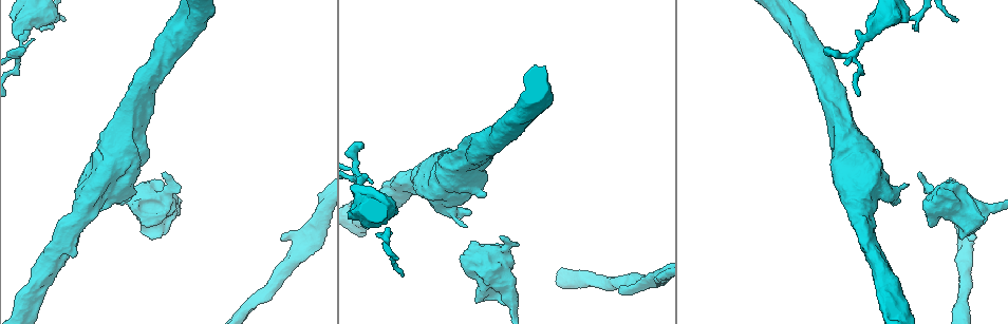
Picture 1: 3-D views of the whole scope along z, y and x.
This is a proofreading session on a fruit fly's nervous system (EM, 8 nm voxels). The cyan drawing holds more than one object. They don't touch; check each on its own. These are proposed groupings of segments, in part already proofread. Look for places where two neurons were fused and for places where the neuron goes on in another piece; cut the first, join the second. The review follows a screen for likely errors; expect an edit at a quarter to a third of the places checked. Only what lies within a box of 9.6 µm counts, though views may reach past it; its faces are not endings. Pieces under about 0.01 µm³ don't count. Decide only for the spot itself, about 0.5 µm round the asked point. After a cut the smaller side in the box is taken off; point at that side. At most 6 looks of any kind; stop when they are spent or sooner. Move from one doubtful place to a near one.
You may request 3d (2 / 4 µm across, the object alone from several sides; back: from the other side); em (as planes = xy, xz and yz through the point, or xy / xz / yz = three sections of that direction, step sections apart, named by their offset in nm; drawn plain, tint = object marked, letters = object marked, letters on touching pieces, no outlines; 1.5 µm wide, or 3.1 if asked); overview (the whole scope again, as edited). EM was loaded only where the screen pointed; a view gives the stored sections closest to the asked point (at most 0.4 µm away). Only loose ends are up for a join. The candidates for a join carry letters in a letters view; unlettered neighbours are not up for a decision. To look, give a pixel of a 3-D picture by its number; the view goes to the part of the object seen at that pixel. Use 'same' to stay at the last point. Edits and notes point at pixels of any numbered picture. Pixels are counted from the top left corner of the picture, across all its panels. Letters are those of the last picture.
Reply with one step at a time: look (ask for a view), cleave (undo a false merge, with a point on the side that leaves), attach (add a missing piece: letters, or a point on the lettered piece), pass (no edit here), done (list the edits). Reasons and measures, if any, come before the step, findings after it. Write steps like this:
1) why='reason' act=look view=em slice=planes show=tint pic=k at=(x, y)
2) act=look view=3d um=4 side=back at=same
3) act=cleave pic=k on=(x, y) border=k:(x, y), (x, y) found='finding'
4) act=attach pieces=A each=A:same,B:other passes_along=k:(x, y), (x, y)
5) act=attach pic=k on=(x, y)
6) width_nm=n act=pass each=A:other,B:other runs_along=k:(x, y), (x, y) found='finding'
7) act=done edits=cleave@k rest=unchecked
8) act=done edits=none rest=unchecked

why='free end' act=look view=em slice=planes show=letters pic=1 at=(282, 240)

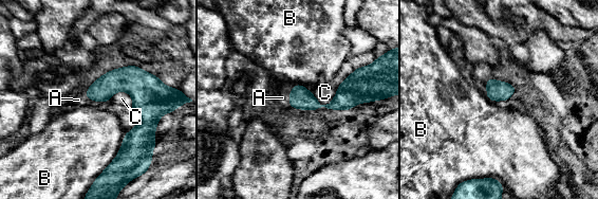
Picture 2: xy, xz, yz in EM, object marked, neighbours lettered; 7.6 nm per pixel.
width_nm=140 act=attach pieces=A each=A:same,B:other,C:other passes_along=2:(300, 97), (288, 100), (282, 97) found='it goes on there'

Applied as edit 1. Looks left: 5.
why='branch stops here' act=look view=3d um=2 pic=1 at=(907, 185)

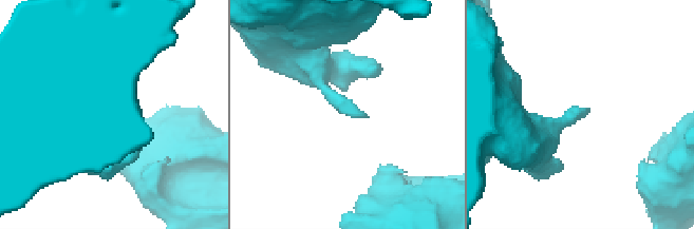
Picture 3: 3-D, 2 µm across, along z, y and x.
why='shape alone is not enough' act=look view=em slice=planes show=letters pic=3 at=(588, 110)

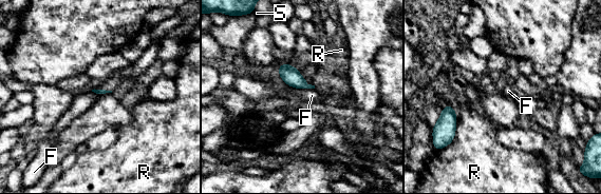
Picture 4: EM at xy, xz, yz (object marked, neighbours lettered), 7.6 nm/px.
longest_contact=R:300nm act=pass each=F:other,R:other,S:other found='none of them fits'

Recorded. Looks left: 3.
why='stops while still wide' act=look view=em slice=yz step=8 show=tint pic=1 at=(142, 232)

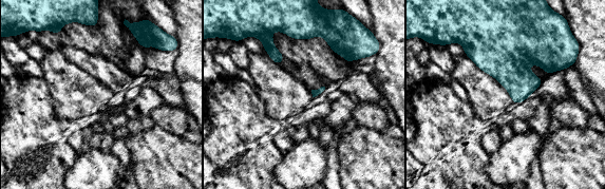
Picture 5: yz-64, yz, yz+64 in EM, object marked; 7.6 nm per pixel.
why='cut it another way' act=look view=em slice=planes show=letters at=same

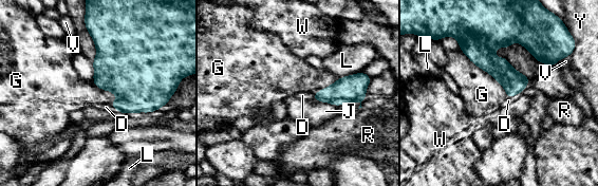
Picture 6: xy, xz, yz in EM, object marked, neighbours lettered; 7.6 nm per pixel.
act=pass each=D:other,G:other,J:other,L:other,R:other,V:other,W:other,Y:other runs_along=6:(508, 30), (490, 59), (510, 94) found='none of them fits'

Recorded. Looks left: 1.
act=done edits=attach@2 rest=unchecked

